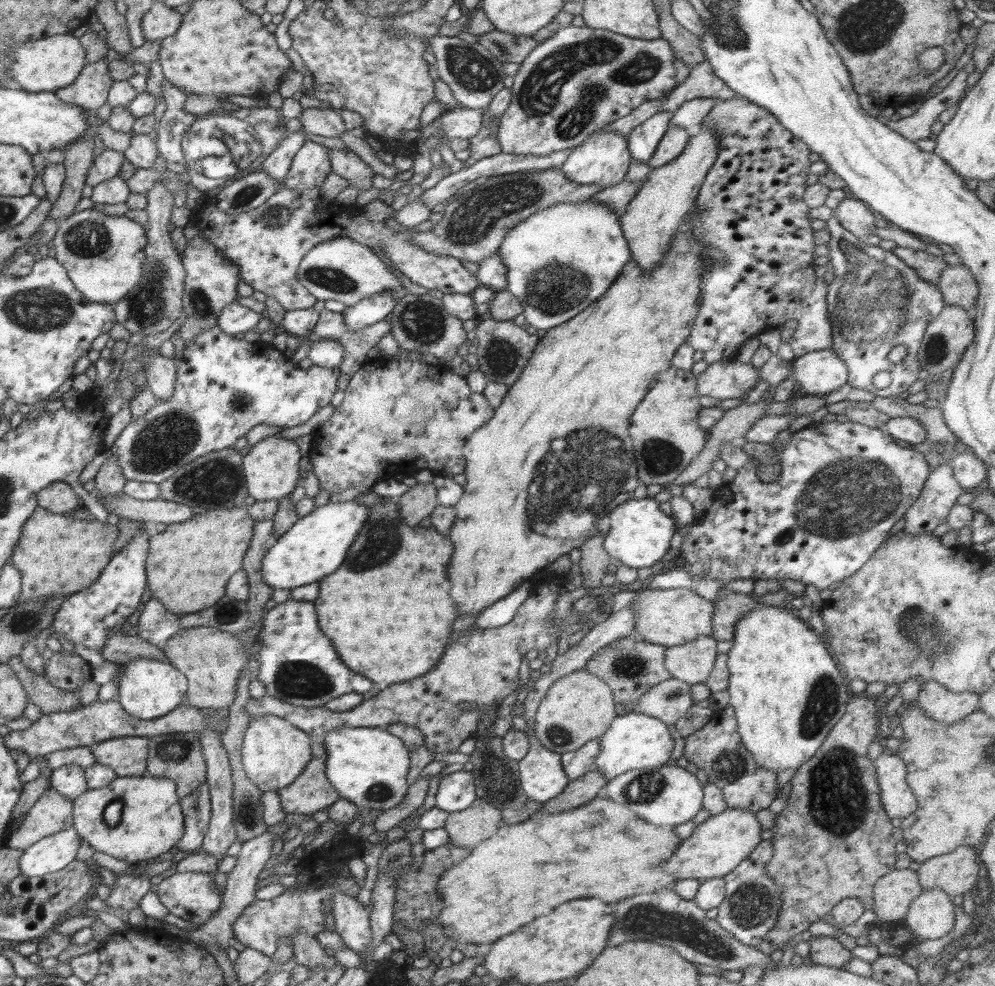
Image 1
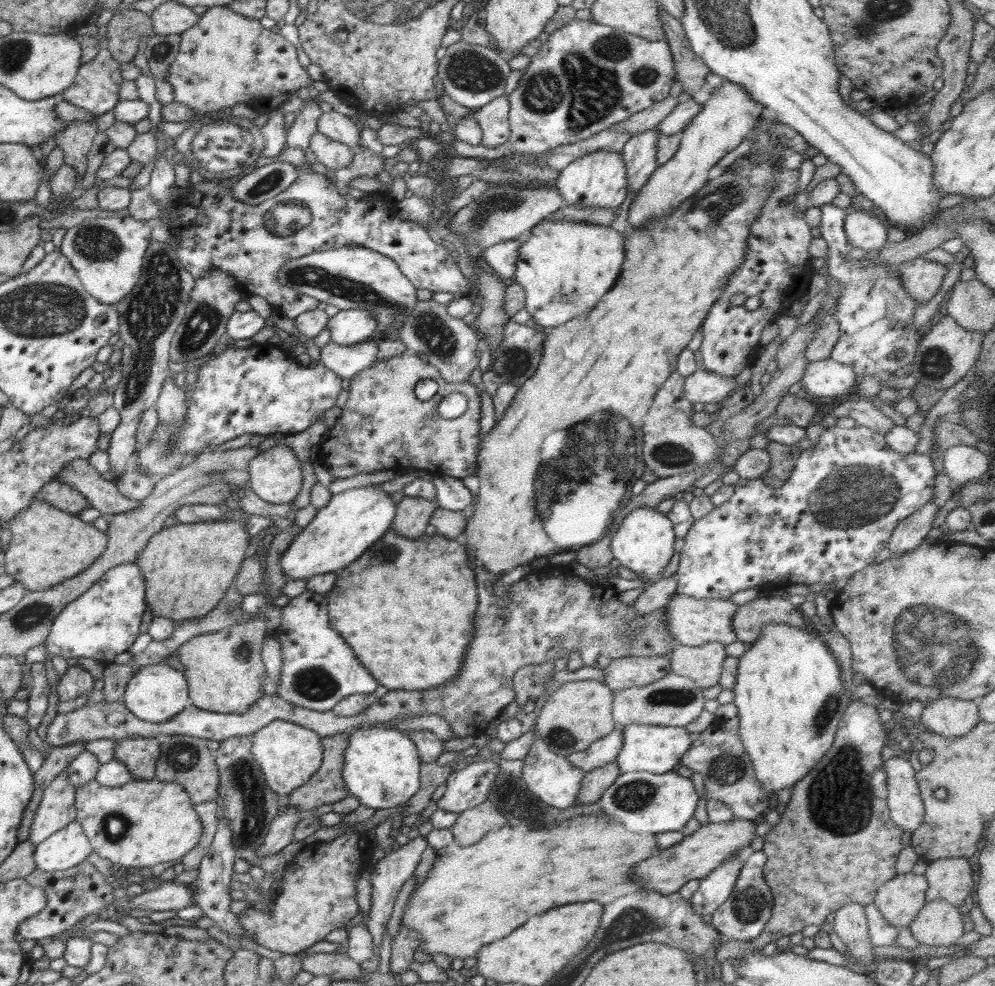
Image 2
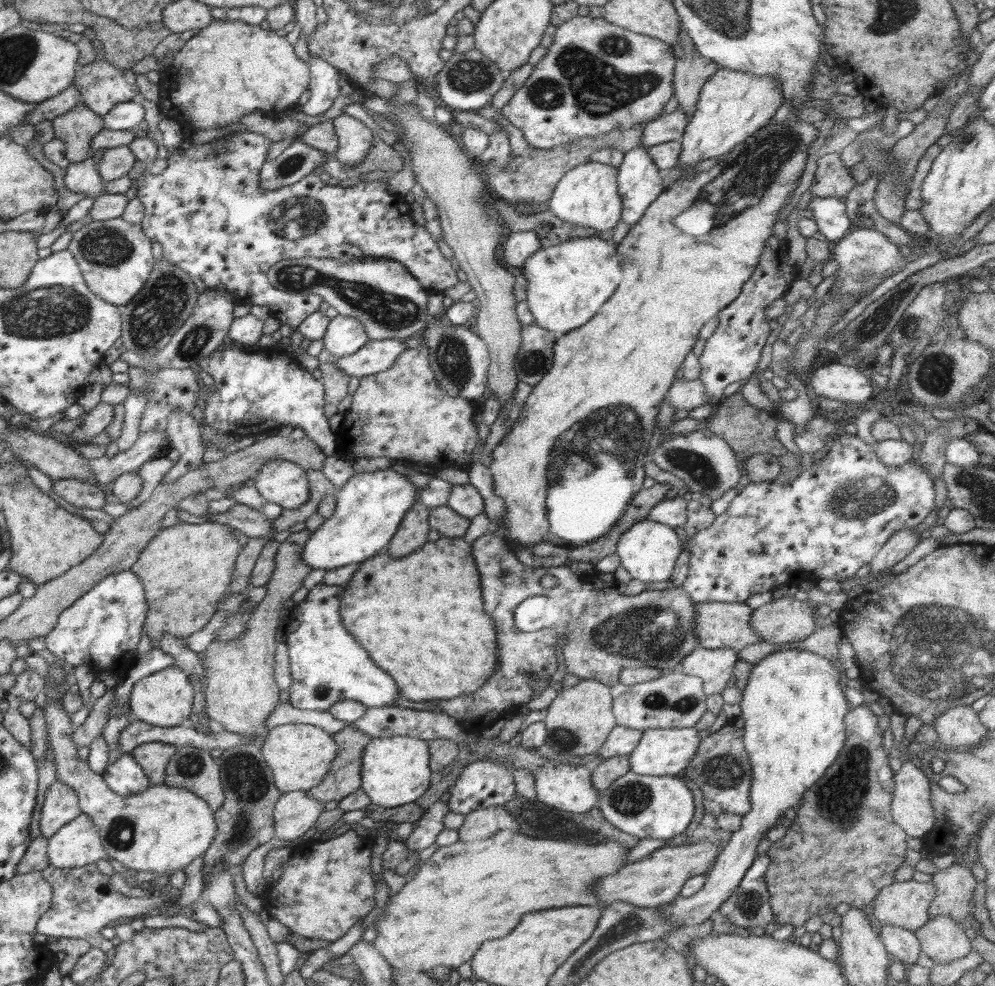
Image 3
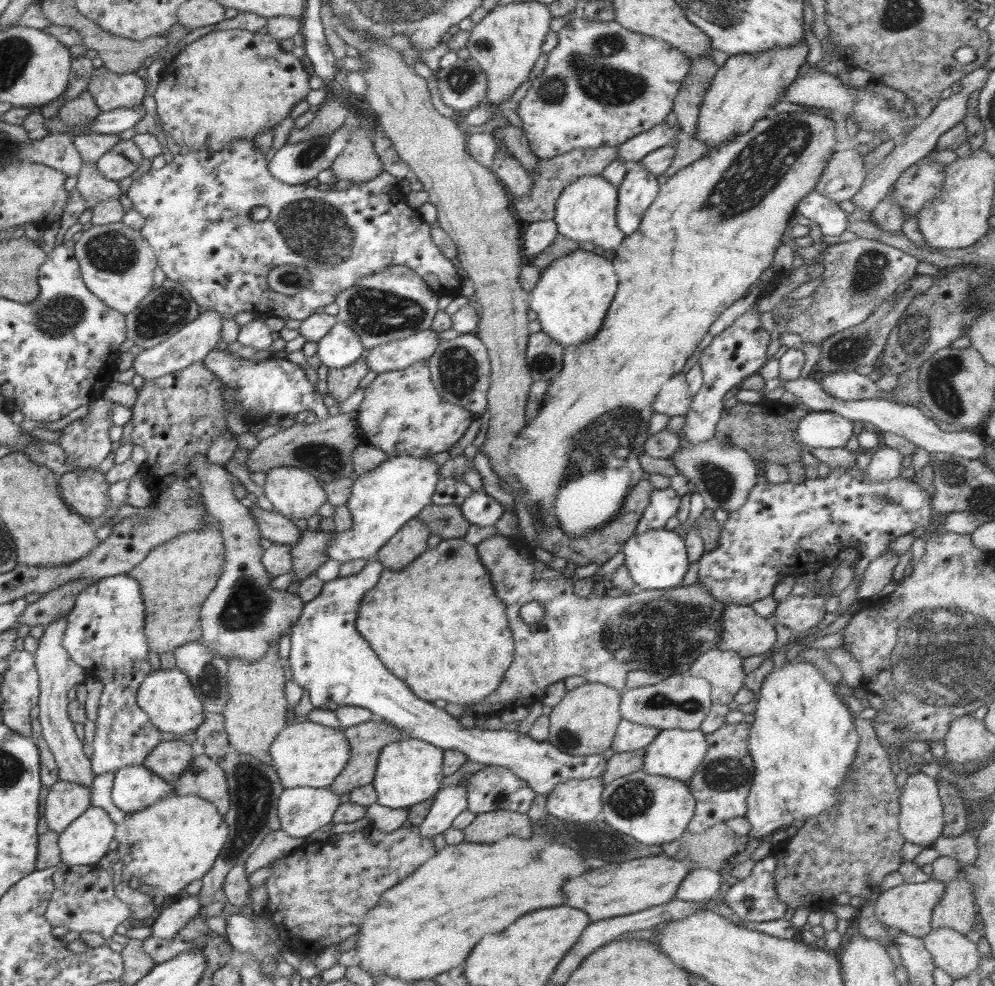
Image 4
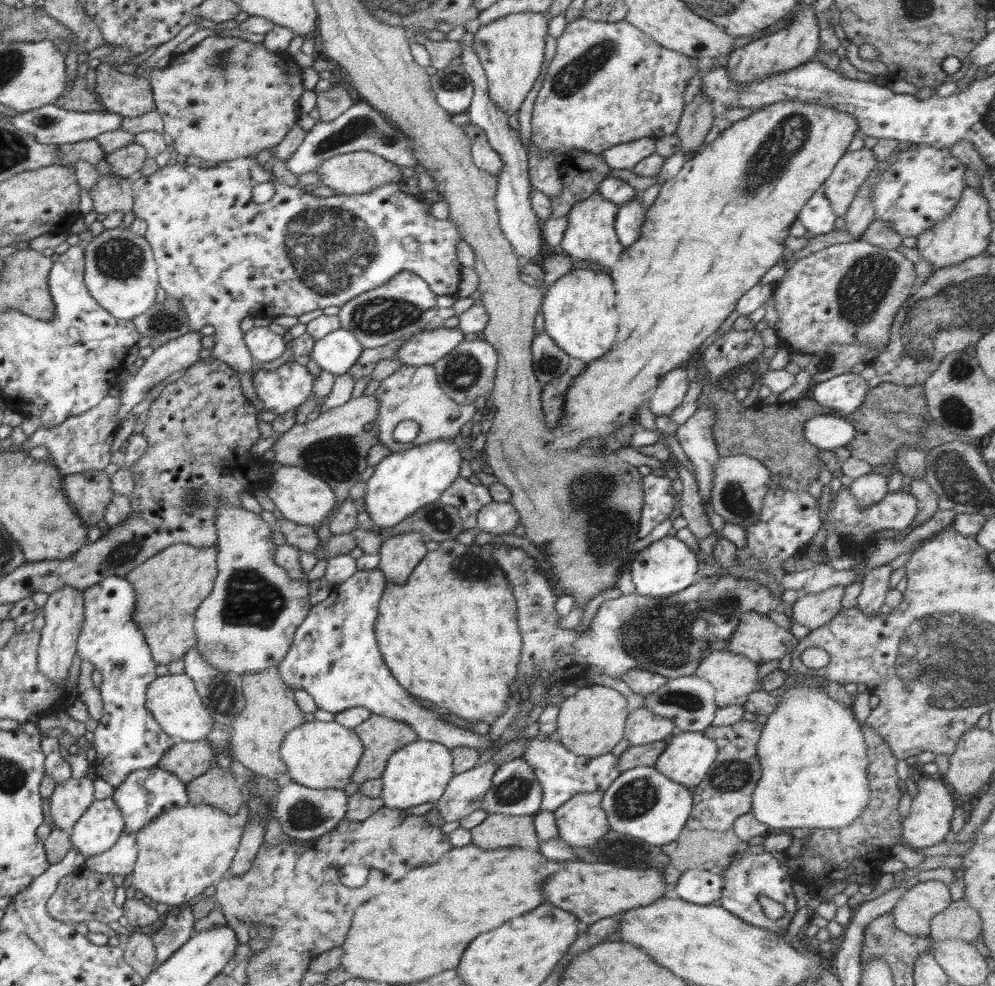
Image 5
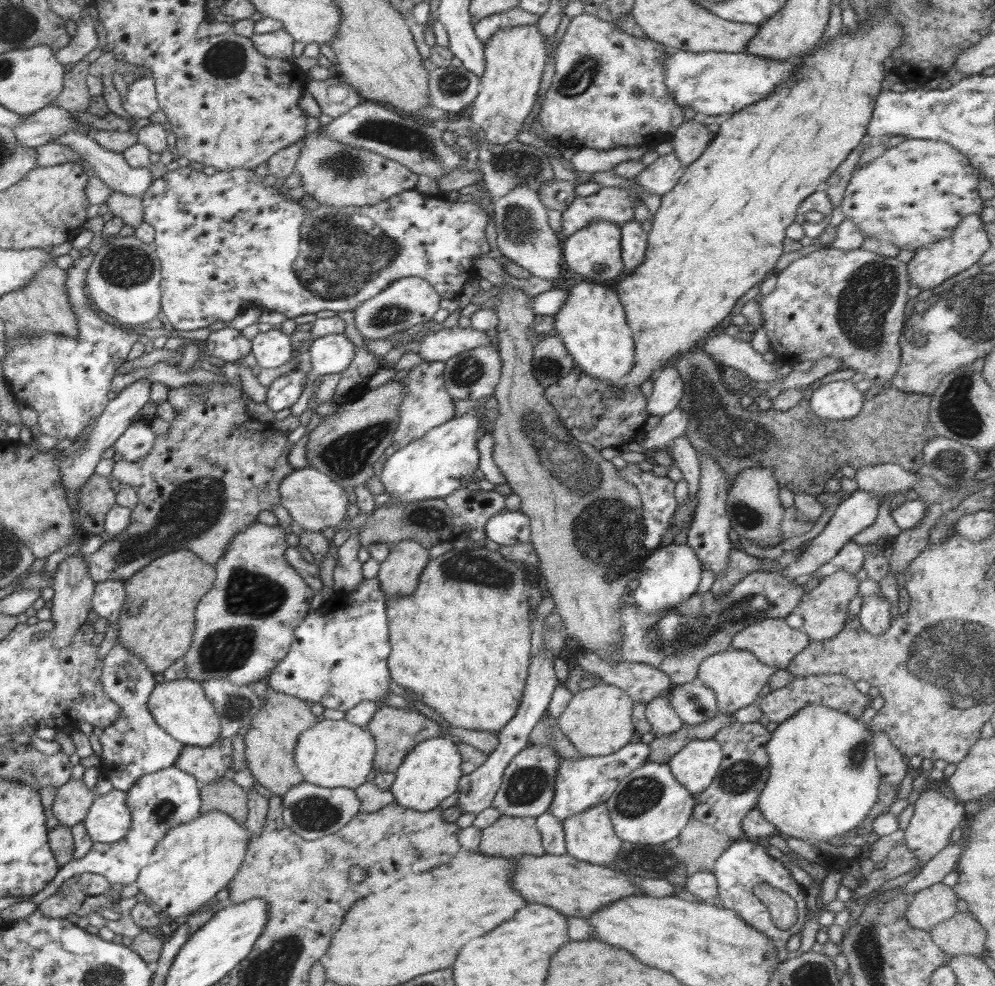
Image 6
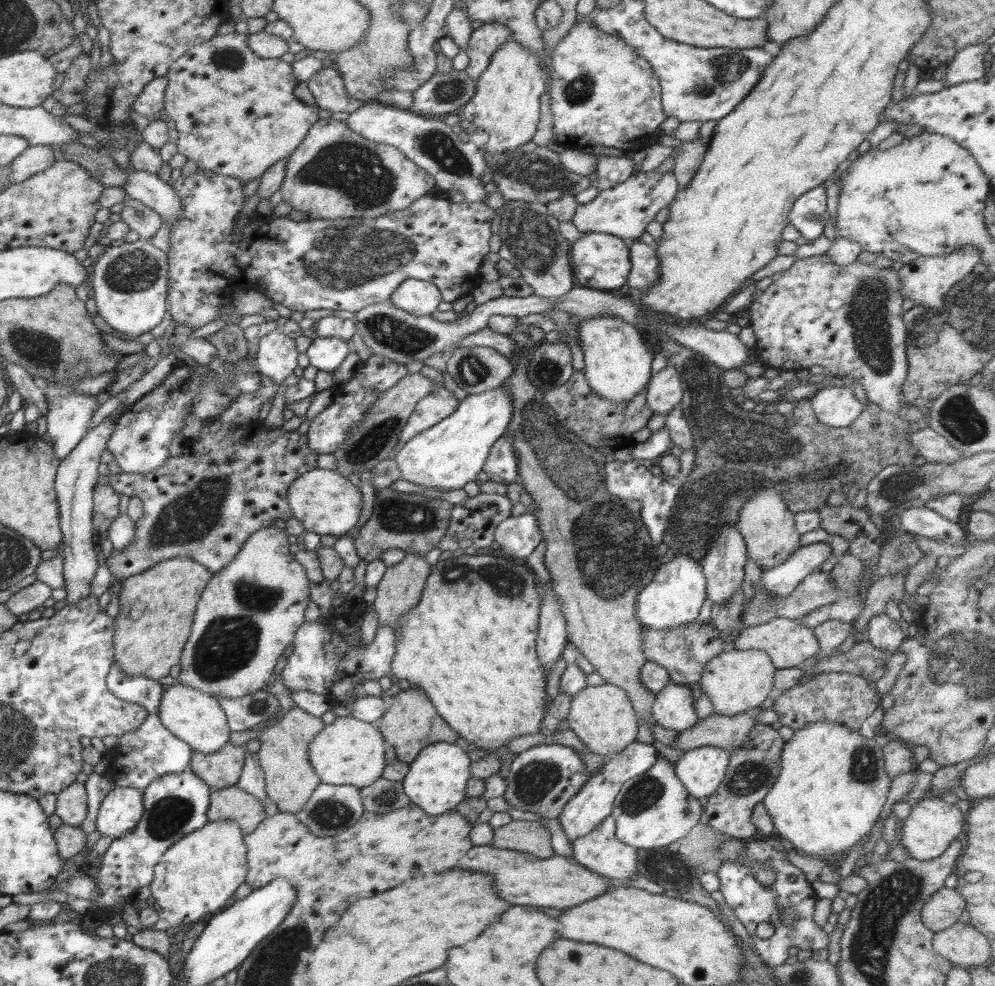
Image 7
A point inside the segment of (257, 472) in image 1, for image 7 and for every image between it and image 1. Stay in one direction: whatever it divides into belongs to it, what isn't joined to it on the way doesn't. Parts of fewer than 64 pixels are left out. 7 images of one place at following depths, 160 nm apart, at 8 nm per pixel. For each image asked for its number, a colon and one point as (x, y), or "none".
2: (275, 475)
3: (280, 481)
4: (295, 493)
5: (301, 497)
6: (314, 501)
7: (325, 502)

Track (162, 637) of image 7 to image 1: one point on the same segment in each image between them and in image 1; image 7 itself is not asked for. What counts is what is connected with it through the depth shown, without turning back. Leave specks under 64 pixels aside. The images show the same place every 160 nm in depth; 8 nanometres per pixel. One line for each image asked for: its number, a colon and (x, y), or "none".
1: (188, 565)
2: (187, 568)
3: (186, 569)
4: (175, 578)
5: (169, 586)
6: (157, 621)

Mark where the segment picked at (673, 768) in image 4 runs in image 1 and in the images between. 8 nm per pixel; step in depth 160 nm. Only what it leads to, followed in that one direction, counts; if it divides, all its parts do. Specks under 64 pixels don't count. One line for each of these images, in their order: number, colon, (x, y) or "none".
1: (634, 741)
2: (650, 748)
3: (662, 751)

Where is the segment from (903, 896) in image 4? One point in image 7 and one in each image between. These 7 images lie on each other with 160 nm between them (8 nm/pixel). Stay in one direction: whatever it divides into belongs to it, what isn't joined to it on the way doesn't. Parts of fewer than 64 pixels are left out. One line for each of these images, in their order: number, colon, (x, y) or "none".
5: (912, 914)
6: (937, 902)
7: (944, 908)

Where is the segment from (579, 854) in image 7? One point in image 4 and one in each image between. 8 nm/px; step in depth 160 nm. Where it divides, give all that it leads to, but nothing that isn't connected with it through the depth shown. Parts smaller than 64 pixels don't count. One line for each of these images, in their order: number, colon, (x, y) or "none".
4: (577, 801)
5: (582, 822)
6: (589, 836)

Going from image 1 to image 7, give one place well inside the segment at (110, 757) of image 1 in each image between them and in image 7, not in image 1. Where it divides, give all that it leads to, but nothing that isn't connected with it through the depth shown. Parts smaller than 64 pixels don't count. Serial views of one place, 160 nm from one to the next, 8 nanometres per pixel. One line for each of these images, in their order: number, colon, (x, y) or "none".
2: (140, 755)
3: (152, 757)
4: (170, 758)
5: (187, 760)
6: (209, 764)
7: (221, 769)

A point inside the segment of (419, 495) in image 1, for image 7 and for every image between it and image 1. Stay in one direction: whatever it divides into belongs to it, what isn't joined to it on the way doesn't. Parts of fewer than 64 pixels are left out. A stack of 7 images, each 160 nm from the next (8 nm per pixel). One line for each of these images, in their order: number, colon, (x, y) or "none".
2: (412, 515)
3: (411, 534)
4: (410, 541)
5: (398, 555)
6: (398, 575)
7: (400, 589)

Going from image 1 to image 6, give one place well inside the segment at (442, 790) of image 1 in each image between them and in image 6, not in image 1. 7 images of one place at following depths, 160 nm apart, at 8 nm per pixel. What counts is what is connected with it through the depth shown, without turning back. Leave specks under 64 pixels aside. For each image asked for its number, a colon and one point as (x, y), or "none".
2: (466, 787)
3: (482, 784)
4: (494, 787)
5: (515, 790)
6: (526, 790)

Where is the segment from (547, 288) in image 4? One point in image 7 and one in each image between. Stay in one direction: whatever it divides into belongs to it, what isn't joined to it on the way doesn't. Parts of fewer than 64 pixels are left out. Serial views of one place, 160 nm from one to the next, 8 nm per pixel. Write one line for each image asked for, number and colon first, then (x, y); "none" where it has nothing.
5: (578, 309)
6: (591, 324)
7: (617, 363)

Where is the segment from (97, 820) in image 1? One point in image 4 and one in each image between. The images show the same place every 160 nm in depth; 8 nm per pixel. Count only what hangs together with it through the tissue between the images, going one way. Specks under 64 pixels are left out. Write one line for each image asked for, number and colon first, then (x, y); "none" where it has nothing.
2: (142, 823)
3: (162, 829)
4: (176, 840)

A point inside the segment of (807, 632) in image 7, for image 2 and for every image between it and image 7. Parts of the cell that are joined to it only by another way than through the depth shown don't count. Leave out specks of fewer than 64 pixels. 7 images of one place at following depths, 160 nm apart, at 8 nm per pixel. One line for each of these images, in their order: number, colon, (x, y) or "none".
2: (691, 621)
3: (717, 625)
4: (743, 631)
5: (757, 636)
6: (771, 641)

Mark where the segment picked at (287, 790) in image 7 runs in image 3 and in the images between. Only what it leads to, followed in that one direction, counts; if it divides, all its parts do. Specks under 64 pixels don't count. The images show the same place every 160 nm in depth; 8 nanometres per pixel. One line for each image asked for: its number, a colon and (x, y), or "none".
3: (241, 693)
4: (258, 711)
5: (271, 711)
6: (271, 738)

